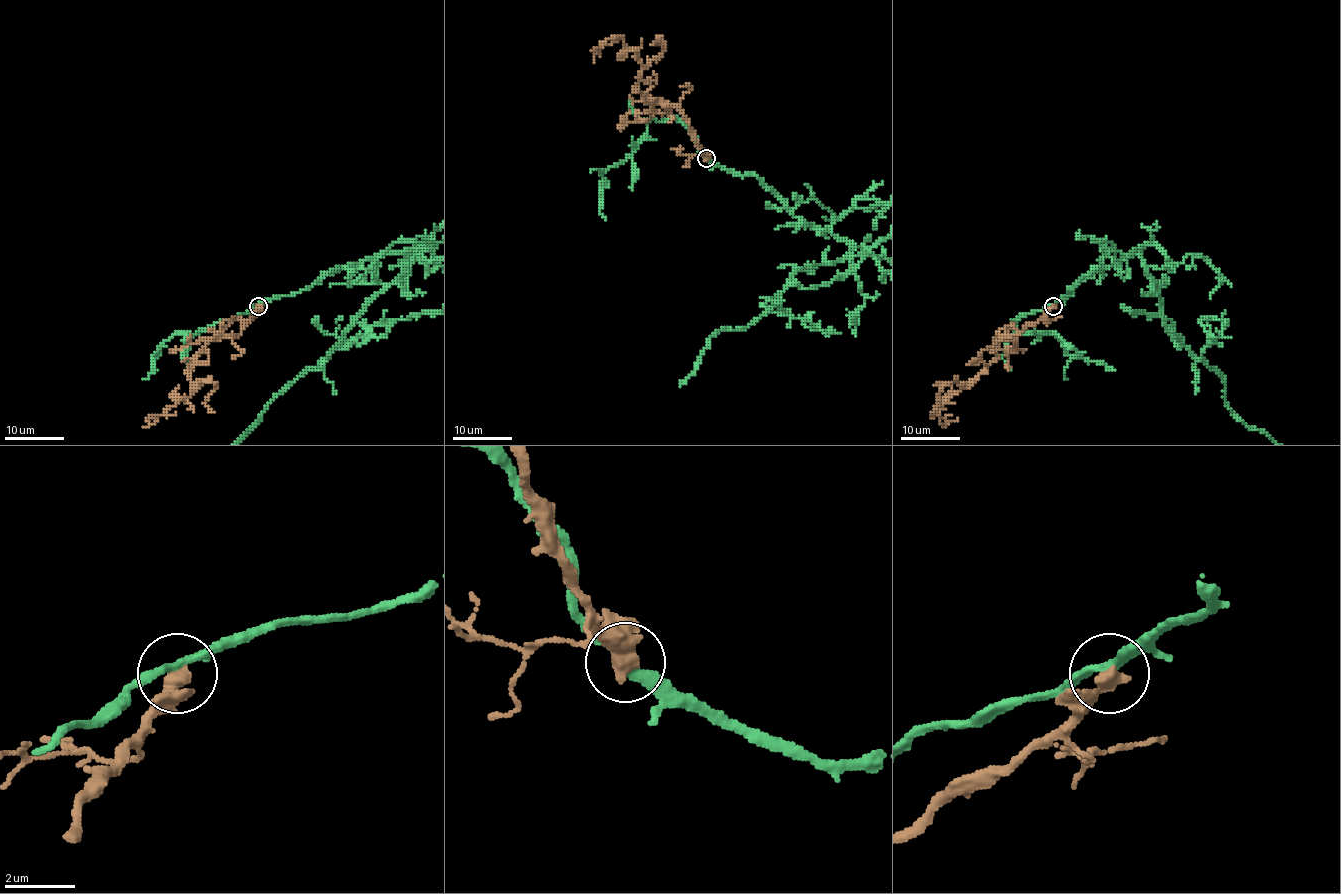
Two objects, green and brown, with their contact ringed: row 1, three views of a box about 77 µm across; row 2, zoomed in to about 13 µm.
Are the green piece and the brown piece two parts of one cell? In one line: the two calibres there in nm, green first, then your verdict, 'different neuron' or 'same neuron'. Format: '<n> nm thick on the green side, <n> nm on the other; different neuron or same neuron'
240 nm thick on the green side, 500 nm on the other; different neuron

